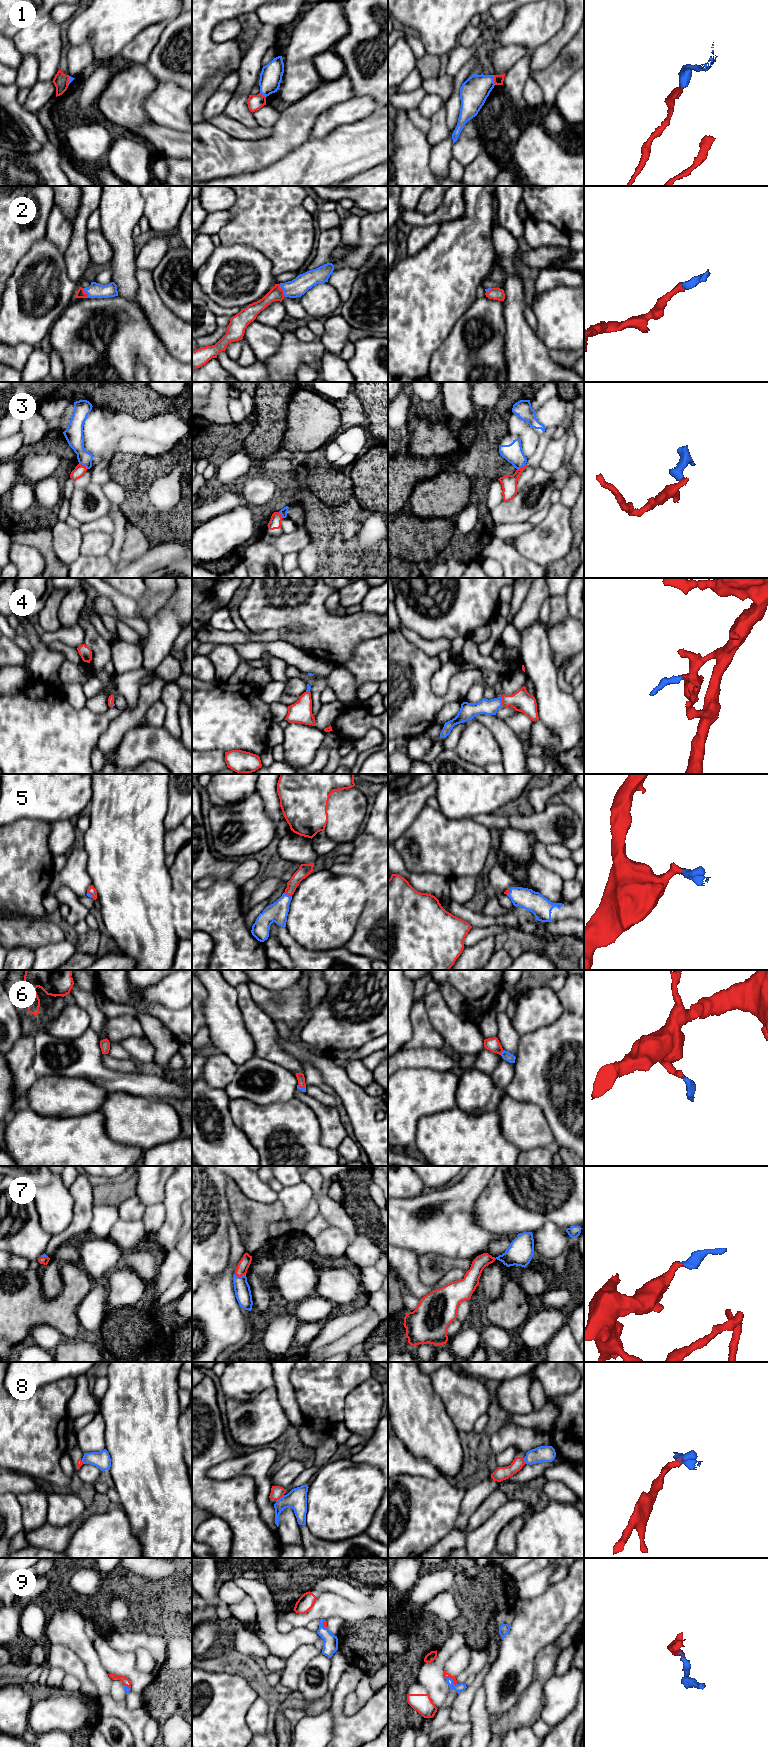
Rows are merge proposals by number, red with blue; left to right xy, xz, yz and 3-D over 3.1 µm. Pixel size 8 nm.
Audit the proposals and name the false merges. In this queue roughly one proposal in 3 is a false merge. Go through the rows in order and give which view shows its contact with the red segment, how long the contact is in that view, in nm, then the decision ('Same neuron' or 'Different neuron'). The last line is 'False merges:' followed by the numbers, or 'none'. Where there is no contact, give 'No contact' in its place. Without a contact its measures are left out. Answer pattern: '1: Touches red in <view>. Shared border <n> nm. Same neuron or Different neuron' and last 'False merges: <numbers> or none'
1: Touches red in yz. Shared border 80 nm. Different neuron
2: Touches red in xz. Shared border 120 nm. Same neuron
3: Touches red in yz. Shared border 80 nm. Different neuron
4: Touches red in yz. Shared border 70 nm. Same neuron
5: Touches red in xz. Shared border 70 nm. Same neuron
6: Touches red in yz. Shared border 50 nm. Same neuron
7: Touches red in xz. Shared border 100 nm. Same neuron
8: Touches red in xz. Shared border 90 nm. Different neuron
9: Touches red in yz. Shared border 110 nm. Same neuron
False merges: 1, 3, 8

